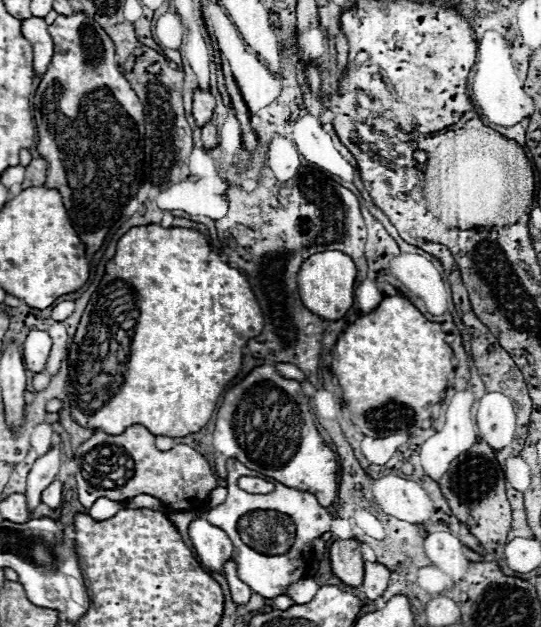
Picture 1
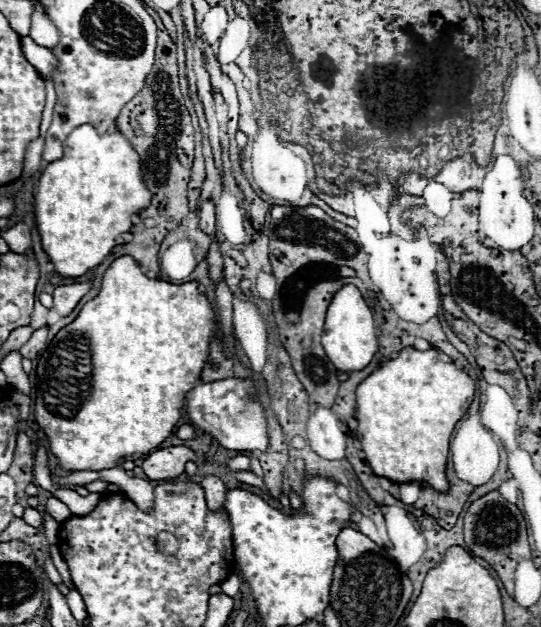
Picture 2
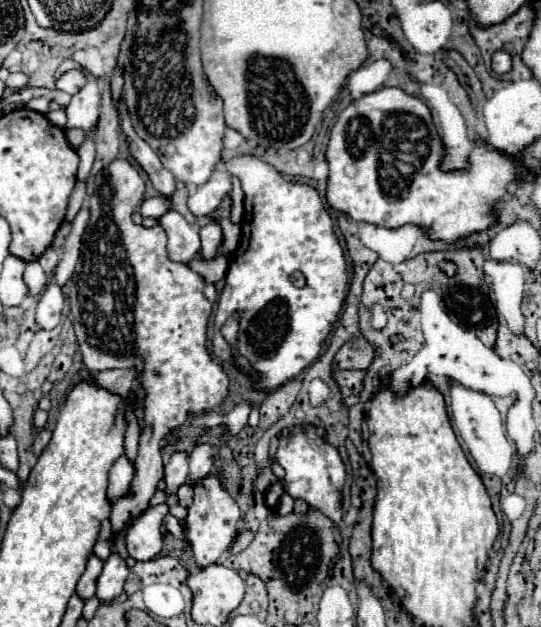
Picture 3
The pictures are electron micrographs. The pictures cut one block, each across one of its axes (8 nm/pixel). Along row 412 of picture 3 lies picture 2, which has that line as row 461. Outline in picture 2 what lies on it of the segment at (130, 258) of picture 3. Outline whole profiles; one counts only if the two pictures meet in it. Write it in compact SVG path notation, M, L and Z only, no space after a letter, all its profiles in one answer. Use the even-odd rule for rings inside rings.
M172 446L158 450L150 454L142 468L150 480L166 480L166 478L176 478L184 472L186 462L200 462L202 458L194 454L190 448L184 446Z

